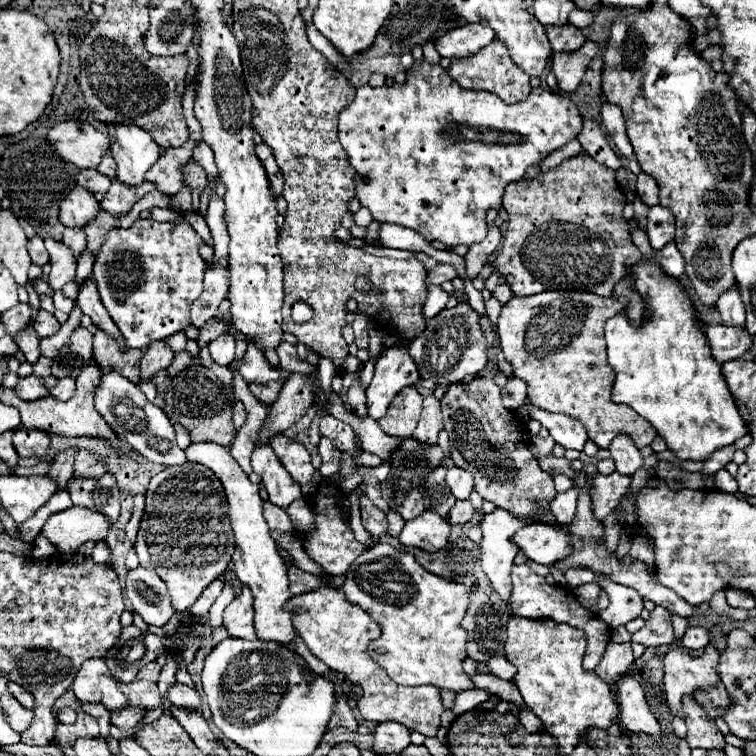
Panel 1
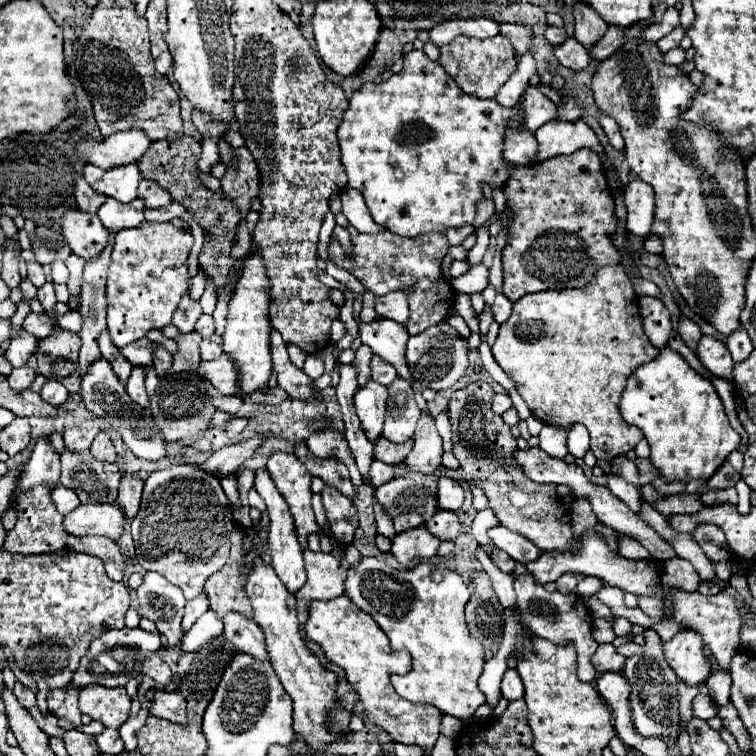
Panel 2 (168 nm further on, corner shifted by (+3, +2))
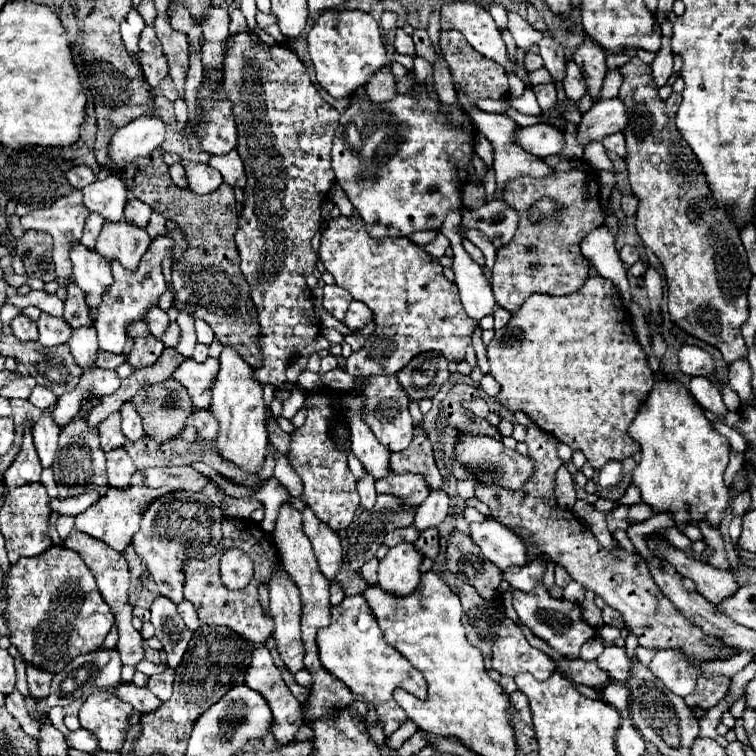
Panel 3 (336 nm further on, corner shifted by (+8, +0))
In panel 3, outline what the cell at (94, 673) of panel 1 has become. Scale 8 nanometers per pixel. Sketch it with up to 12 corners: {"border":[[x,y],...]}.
{"border":[[93,692],[79,722],[103,752],[121,752],[135,708]]}

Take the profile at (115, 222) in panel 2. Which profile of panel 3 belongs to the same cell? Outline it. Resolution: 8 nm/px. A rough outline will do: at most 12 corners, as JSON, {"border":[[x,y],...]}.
{"border":[[105,222],[95,250],[137,268],[151,238],[143,228]]}

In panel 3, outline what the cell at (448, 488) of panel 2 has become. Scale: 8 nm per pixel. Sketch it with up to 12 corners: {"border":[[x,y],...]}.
{"border":[[435,490],[415,510],[413,528],[437,528],[449,512],[449,496]]}

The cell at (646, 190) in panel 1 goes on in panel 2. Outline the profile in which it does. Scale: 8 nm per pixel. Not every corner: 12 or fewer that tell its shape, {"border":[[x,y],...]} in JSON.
{"border":[[642,180],[624,190],[626,228],[648,236],[654,222],[654,190]]}

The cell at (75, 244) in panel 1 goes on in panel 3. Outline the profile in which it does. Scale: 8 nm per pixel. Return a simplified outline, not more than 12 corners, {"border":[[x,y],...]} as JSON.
{"border":[[67,288],[63,320],[73,328],[93,324],[85,294]]}

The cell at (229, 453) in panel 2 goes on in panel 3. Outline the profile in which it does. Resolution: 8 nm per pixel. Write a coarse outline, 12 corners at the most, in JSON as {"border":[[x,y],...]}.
{"border":[[191,466],[145,468],[75,518],[123,554],[153,500],[203,490]]}

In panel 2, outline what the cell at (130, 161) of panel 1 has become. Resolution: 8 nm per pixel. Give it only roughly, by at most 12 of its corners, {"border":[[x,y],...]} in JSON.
{"border":[[138,164],[114,166],[94,190],[132,202],[140,182]]}

